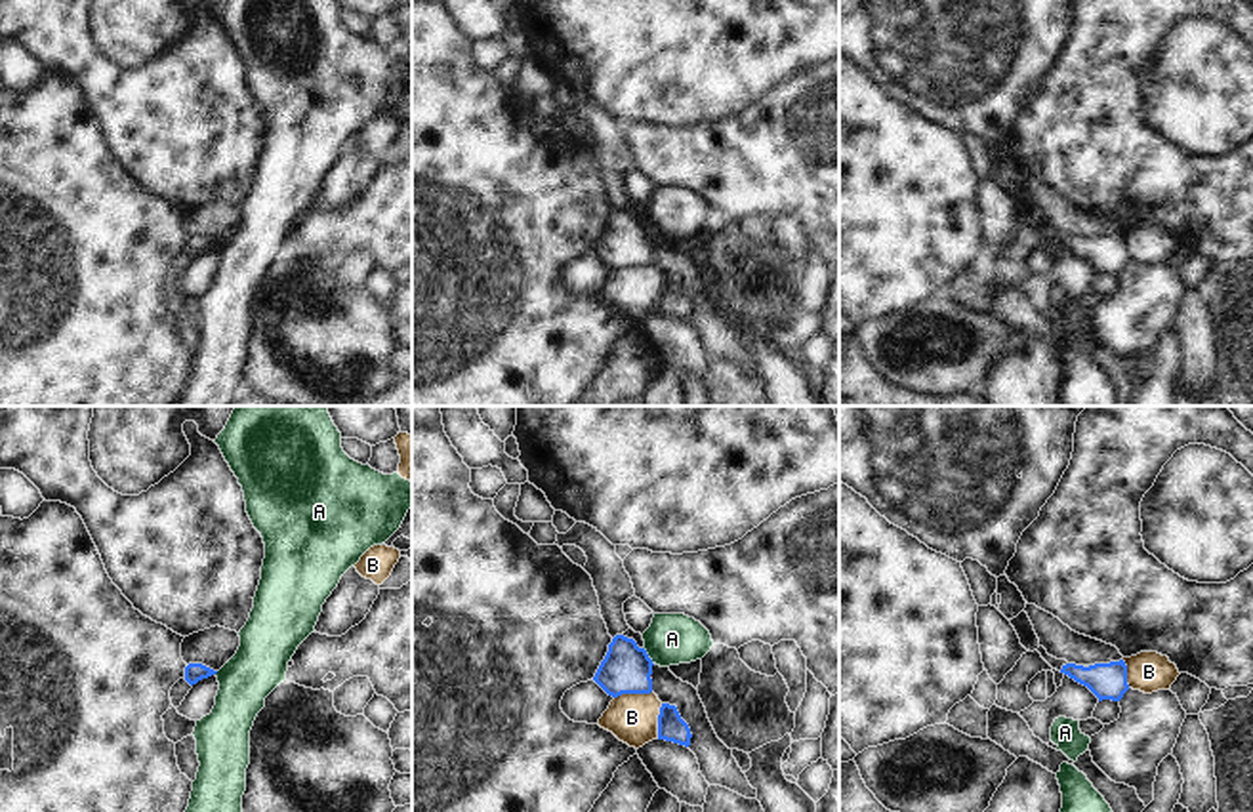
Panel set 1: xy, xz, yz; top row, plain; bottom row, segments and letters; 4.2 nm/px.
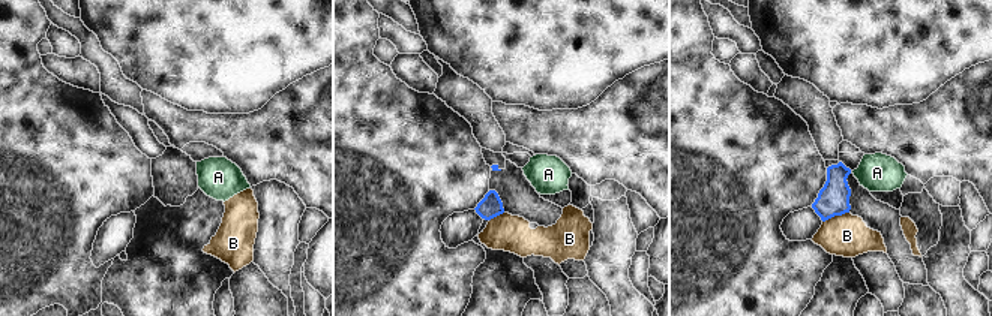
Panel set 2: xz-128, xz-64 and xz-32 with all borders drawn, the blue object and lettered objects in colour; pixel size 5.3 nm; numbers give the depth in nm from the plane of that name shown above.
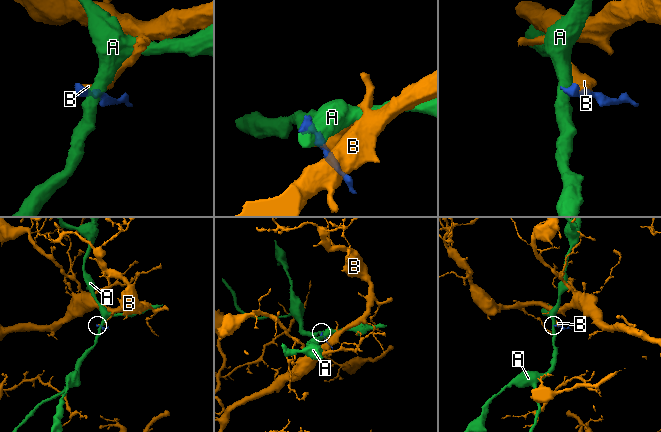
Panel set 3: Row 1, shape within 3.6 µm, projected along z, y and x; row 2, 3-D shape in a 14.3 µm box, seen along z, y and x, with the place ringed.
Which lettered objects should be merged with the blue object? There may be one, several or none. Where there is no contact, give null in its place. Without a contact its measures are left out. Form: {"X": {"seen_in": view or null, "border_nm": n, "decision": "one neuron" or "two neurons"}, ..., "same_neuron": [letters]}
{"A": {"seen_in": "xz", "border_nm": 80, "decision": "two neurons"}, "B": {"seen_in": "xz", "border_nm": 160, "decision": "two neurons"}, "same_neuron": []}

